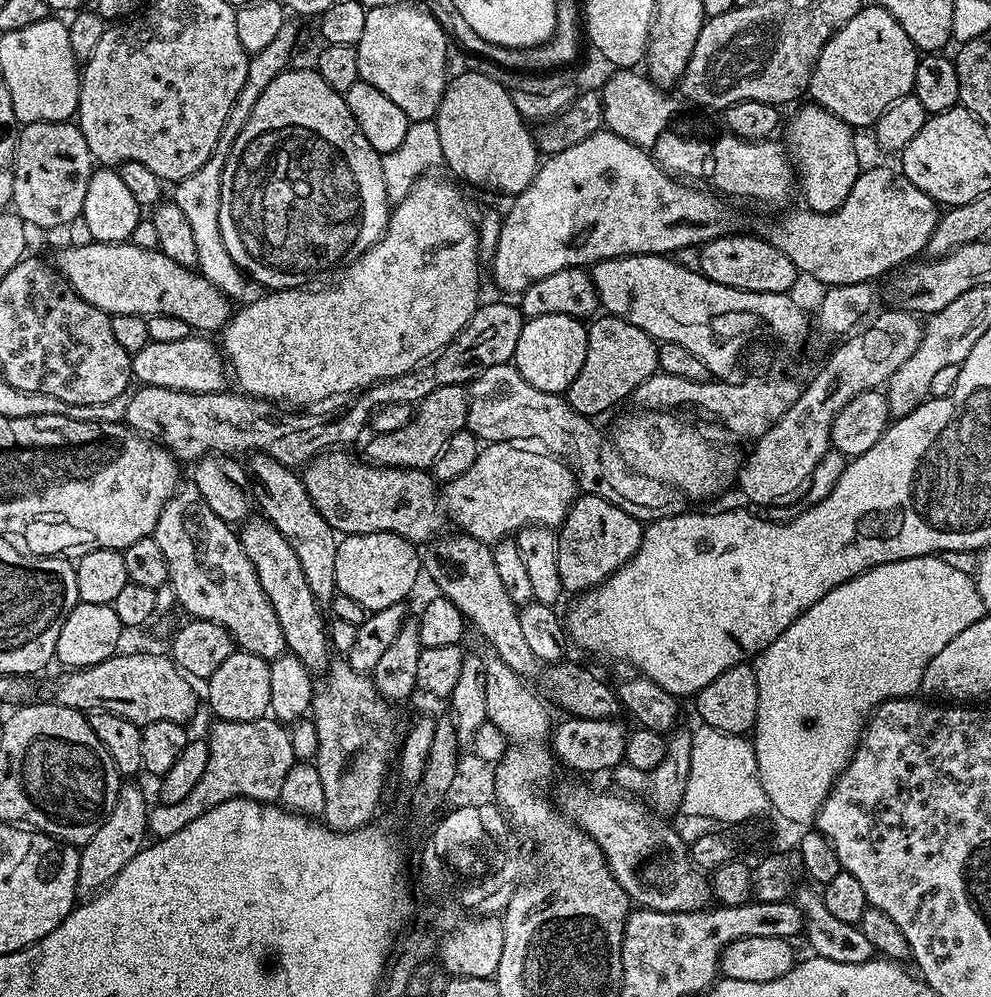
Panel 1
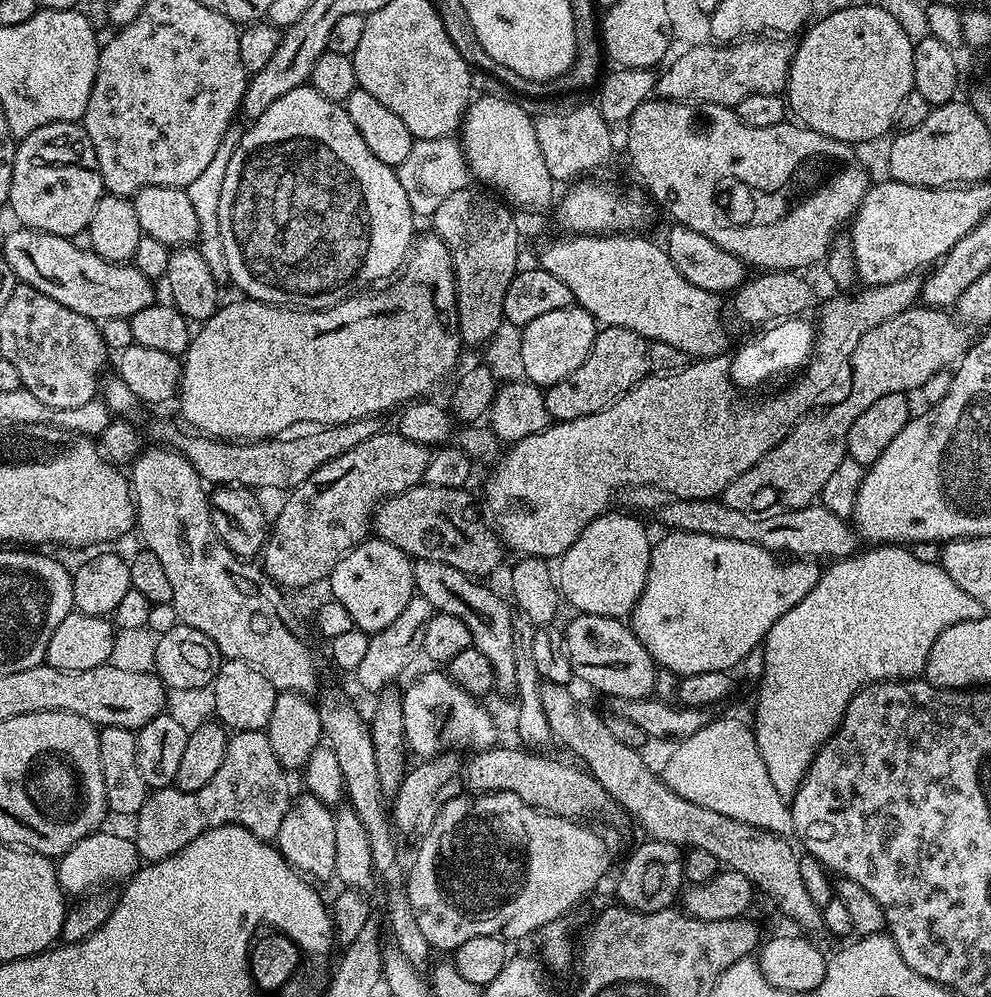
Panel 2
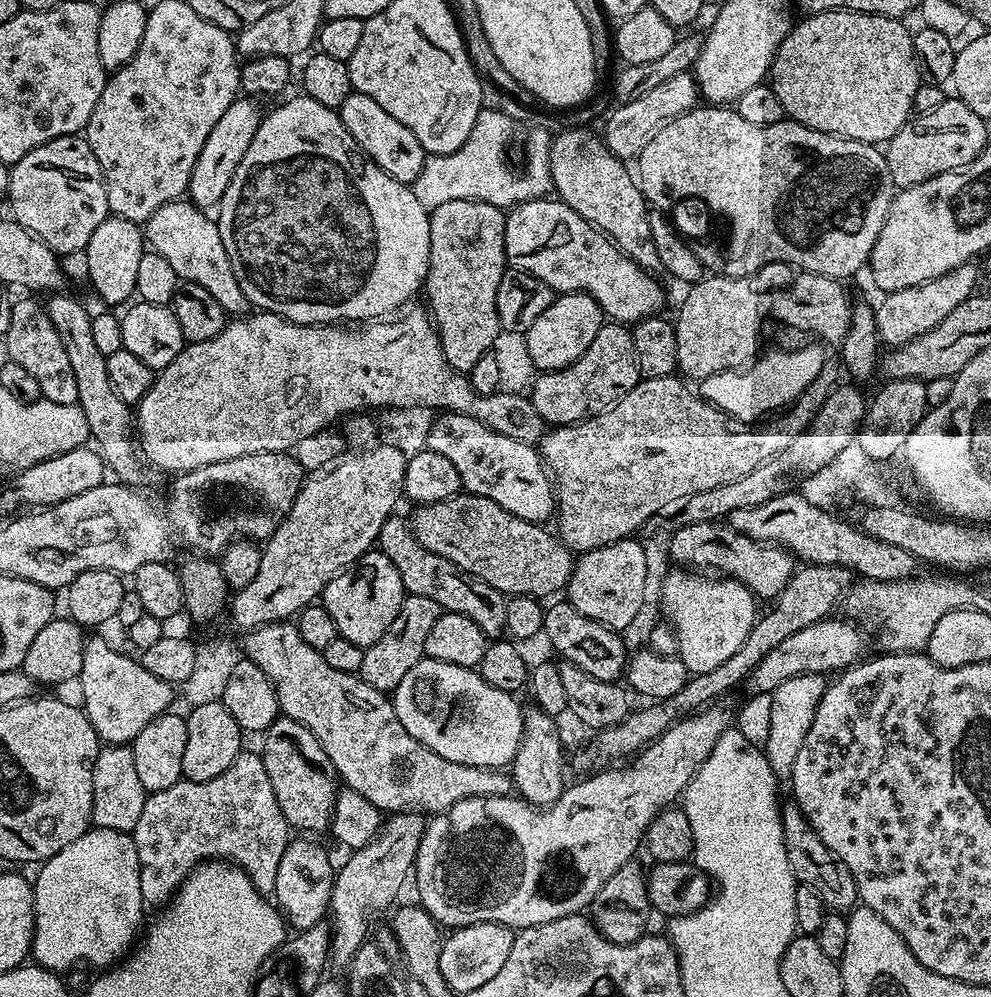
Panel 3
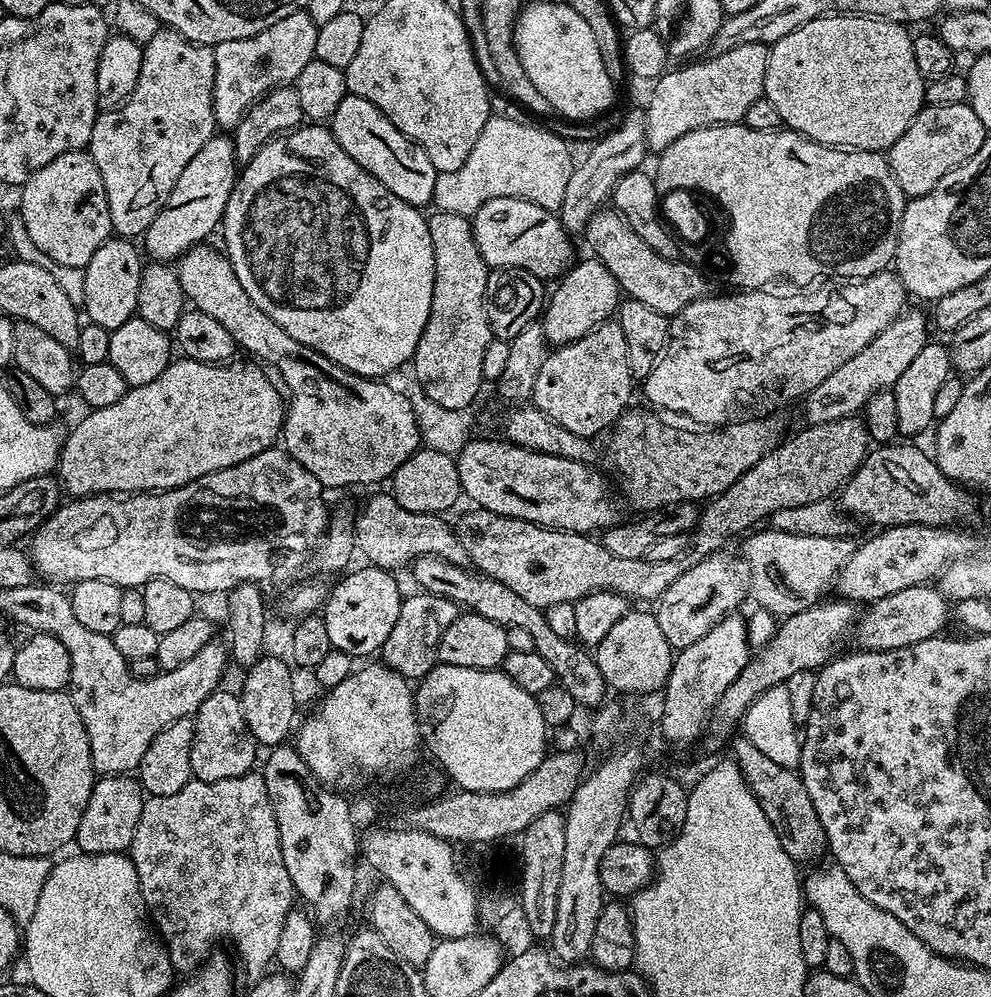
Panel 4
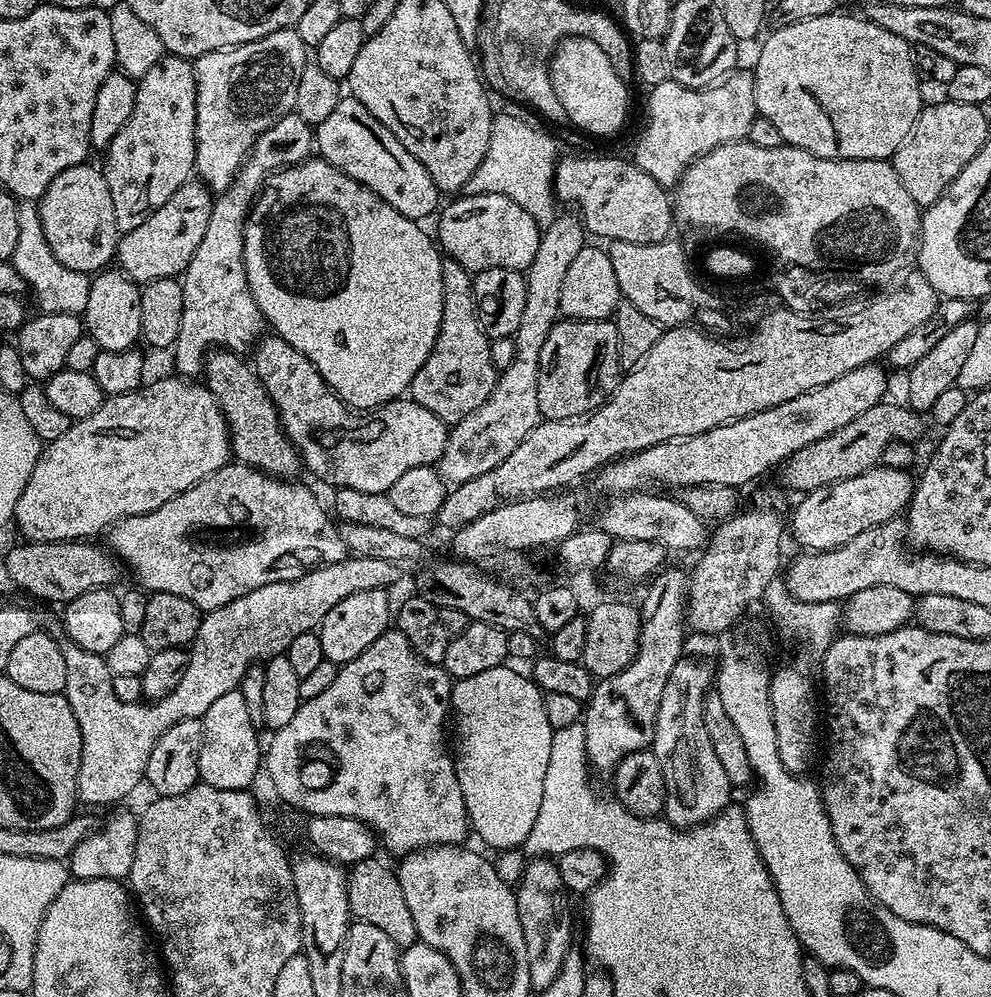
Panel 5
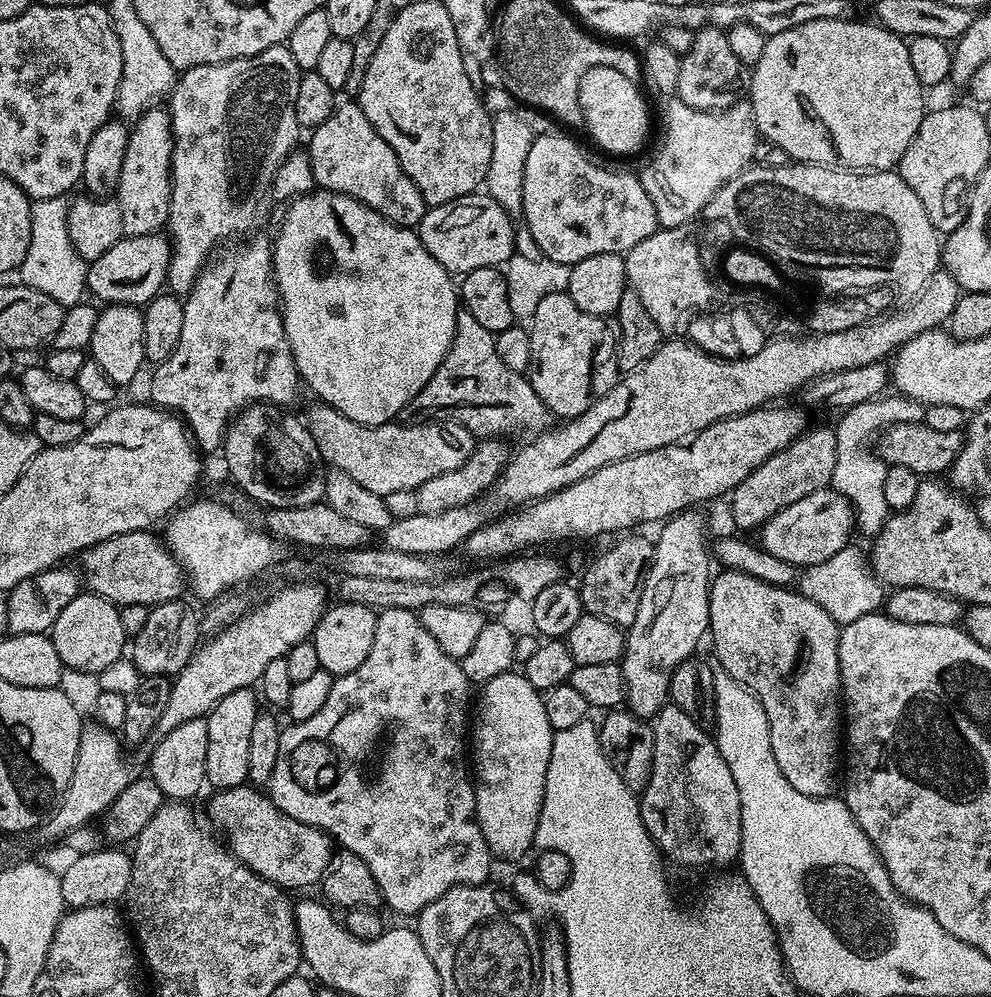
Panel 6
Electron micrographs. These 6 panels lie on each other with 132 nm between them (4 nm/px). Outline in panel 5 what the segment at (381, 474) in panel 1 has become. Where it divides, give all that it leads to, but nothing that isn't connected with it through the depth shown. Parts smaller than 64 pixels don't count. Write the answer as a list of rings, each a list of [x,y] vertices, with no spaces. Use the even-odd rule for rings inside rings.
[[[881,402],[870,406],[866,414],[854,418],[854,422],[846,422],[846,426],[834,430],[834,434],[826,434],[826,438],[818,438],[818,442],[802,446],[802,450],[798,450],[779,465],[779,483],[792,494],[807,494],[819,488],[829,488],[831,484],[854,478],[866,470],[877,467],[882,458],[882,450],[886,450],[890,441],[916,442],[920,436],[921,417],[903,403],[888,403]]]

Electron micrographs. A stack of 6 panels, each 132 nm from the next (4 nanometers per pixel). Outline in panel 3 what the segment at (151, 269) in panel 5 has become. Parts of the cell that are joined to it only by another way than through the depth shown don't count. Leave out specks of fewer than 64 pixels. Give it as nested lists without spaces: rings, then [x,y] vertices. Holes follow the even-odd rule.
[[[238,98],[226,111],[214,130],[210,130],[206,137],[206,143],[202,146],[202,154],[198,154],[198,162],[194,162],[194,170],[190,174],[190,182],[186,193],[187,199],[201,210],[212,210],[219,205],[220,200],[226,194],[230,182],[234,178],[234,170],[238,170],[238,162],[246,150],[250,150],[250,142],[254,142],[254,134],[258,130],[262,119],[262,111],[255,99]]]

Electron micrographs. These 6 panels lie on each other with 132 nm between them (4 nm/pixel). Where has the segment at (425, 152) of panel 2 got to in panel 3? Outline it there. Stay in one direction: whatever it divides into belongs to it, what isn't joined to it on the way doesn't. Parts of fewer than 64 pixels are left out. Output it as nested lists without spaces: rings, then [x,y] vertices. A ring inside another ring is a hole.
[[[481,108],[478,114],[478,122],[474,122],[474,130],[470,130],[470,138],[454,150],[454,154],[429,155],[424,161],[422,172],[410,185],[414,198],[422,202],[426,209],[434,209],[446,202],[458,202],[459,200],[477,200],[478,202],[490,202],[490,206],[498,206],[505,210],[511,209],[517,204],[525,204],[528,200],[545,199],[553,191],[552,175],[550,174],[550,146],[552,136],[544,128],[536,128],[528,136],[528,145],[524,148],[524,168],[516,169],[508,161],[508,143],[512,140],[512,125],[514,120],[500,114],[495,110]]]

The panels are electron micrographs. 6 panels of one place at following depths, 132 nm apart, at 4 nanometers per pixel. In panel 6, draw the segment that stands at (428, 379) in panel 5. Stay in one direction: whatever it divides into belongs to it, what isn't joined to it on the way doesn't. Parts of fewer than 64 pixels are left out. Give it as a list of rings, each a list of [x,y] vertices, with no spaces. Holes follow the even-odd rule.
[[[463,310],[456,313],[454,338],[446,358],[442,358],[442,366],[434,370],[430,382],[426,382],[422,391],[399,414],[399,419],[404,422],[416,422],[421,418],[458,423],[477,438],[509,438],[508,436],[531,438],[545,431],[550,424],[549,410],[542,402],[542,398],[534,394],[534,386],[528,381],[527,375],[510,370],[503,364],[502,358],[498,358],[496,337],[493,332],[486,330],[486,326],[478,326],[477,320]]]

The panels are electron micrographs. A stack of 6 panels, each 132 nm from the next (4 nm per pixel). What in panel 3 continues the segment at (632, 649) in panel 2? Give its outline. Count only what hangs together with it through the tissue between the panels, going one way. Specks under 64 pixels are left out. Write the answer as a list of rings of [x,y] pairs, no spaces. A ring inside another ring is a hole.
[[[567,602],[548,604],[544,610],[543,639],[548,639],[556,647],[556,652],[567,663],[582,666],[588,676],[599,680],[619,681],[625,675],[630,659],[630,648],[624,645],[619,631],[604,628],[598,622],[578,614],[574,606]]]

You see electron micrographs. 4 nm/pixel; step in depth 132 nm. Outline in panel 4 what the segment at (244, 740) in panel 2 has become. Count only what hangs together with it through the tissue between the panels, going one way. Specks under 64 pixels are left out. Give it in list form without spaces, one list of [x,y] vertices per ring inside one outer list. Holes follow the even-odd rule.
[[[253,770],[238,778],[222,778],[222,782],[202,782],[193,778],[186,786],[182,786],[182,790],[178,790],[178,794],[148,796],[142,806],[142,818],[138,818],[138,830],[134,830],[134,842],[130,855],[134,862],[134,870],[138,870],[138,882],[144,904],[148,907],[148,915],[164,947],[168,949],[168,957],[177,973],[188,974],[199,969],[213,951],[212,944],[218,943],[219,940],[229,940],[236,947],[240,968],[249,976],[249,981],[259,980],[273,967],[278,950],[278,938],[282,935],[282,922],[286,922],[288,915],[294,911],[294,904],[292,904],[294,893],[290,874],[286,874],[286,862],[282,862],[282,842],[278,834],[278,822],[274,818],[270,794],[266,790],[266,782],[259,771]]]

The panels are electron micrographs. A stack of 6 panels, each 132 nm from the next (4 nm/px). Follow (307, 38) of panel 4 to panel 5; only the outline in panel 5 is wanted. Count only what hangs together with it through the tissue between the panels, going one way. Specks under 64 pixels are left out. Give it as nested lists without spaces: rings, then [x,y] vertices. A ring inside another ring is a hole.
[[[295,27],[283,28],[266,38],[239,44],[233,48],[223,48],[217,52],[207,52],[195,57],[196,69],[196,166],[195,175],[212,189],[213,193],[224,192],[244,165],[244,159],[254,146],[254,142],[278,118],[293,111],[298,98],[298,78],[310,63],[310,49],[298,38]]]

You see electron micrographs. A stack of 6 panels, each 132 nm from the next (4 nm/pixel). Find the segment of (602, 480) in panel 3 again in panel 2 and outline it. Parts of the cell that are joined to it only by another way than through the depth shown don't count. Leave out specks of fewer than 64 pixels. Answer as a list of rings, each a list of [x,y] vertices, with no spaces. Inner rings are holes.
[[[912,272],[909,276],[903,276],[894,282],[864,286],[851,294],[836,294],[840,296],[830,297],[820,308],[820,321],[815,321],[815,340],[807,363],[804,364],[799,375],[795,377],[797,380],[793,384],[788,384],[785,388],[778,389],[773,396],[764,396],[761,400],[751,400],[748,397],[751,395],[742,394],[741,389],[733,383],[729,368],[729,357],[724,354],[709,356],[689,363],[688,367],[682,369],[681,372],[666,374],[665,376],[649,374],[644,379],[639,380],[627,394],[618,397],[613,404],[609,404],[602,411],[586,414],[582,418],[549,423],[544,431],[535,432],[526,438],[515,441],[509,447],[512,449],[509,452],[507,449],[491,465],[490,471],[492,473],[489,474],[488,481],[484,484],[484,500],[482,496],[482,504],[486,512],[486,507],[488,507],[489,513],[487,512],[487,515],[490,517],[491,527],[494,529],[497,537],[511,551],[513,548],[514,551],[520,552],[516,554],[519,554],[521,557],[539,556],[541,560],[552,562],[563,556],[566,550],[570,550],[570,546],[574,546],[574,538],[578,538],[578,534],[582,534],[582,530],[586,530],[586,526],[590,526],[590,522],[594,518],[598,518],[602,513],[609,511],[613,507],[612,499],[619,492],[628,492],[631,488],[657,488],[658,491],[665,492],[665,497],[677,500],[710,500],[719,497],[726,490],[726,486],[730,486],[730,482],[734,482],[734,478],[738,478],[738,474],[746,474],[746,470],[750,470],[750,466],[754,466],[754,462],[758,462],[758,458],[762,458],[771,448],[778,446],[778,442],[782,442],[782,438],[786,438],[786,434],[790,434],[792,427],[808,413],[810,406],[814,406],[814,402],[818,402],[818,394],[822,394],[822,390],[826,390],[826,386],[830,386],[830,382],[834,382],[834,377],[837,376],[838,370],[842,370],[842,366],[846,366],[846,358],[850,358],[850,354],[854,354],[854,346],[858,346],[858,342],[868,333],[868,330],[882,322],[886,322],[894,314],[904,312],[907,308],[913,307],[920,297],[920,290],[923,285],[924,276],[920,272]]]

